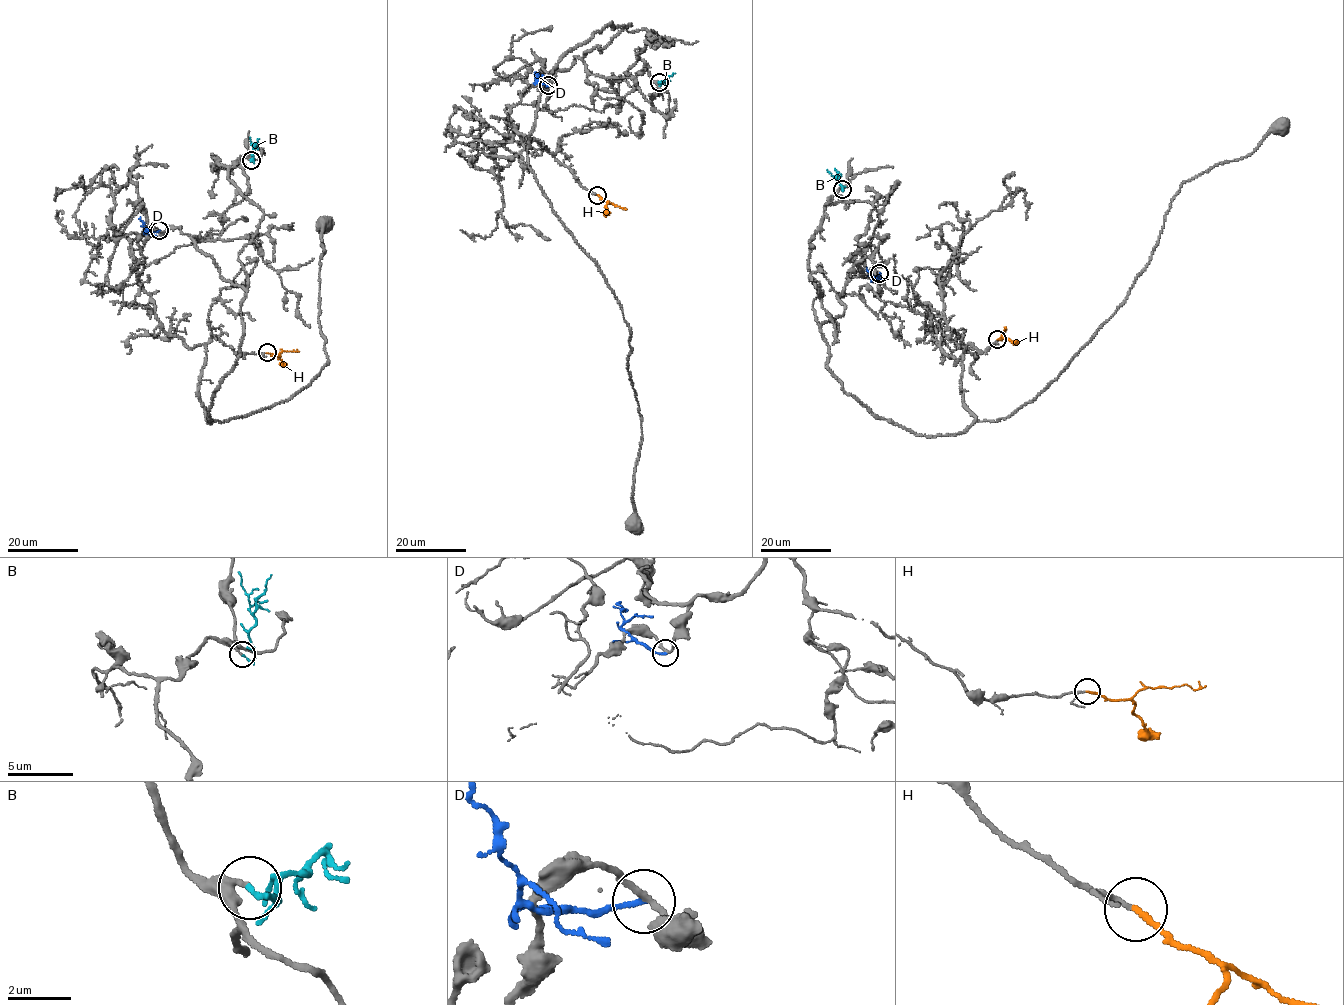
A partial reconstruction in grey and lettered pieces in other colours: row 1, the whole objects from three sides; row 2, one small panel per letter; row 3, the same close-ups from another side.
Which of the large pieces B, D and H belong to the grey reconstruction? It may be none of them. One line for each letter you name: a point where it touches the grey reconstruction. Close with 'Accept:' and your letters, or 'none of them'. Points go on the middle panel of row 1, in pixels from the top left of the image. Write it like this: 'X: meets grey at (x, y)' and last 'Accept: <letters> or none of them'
H: meets grey at (597, 195)
Accept: H

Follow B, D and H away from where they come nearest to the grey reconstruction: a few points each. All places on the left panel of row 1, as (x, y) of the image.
B: (250, 160), (253, 160), (254, 152), (249, 138)
D: (159, 230), (146, 231), (139, 217)
H: (267, 353), (296, 352), (296, 349)

